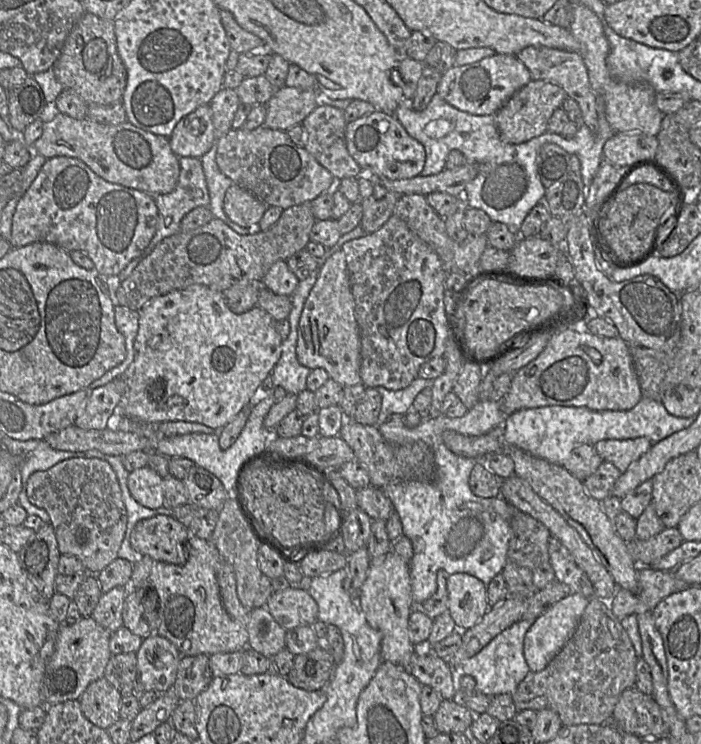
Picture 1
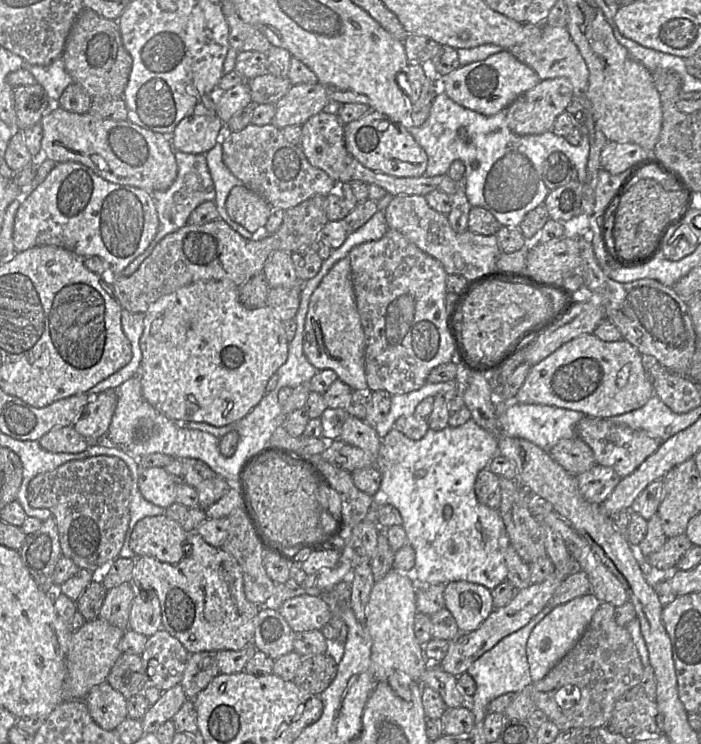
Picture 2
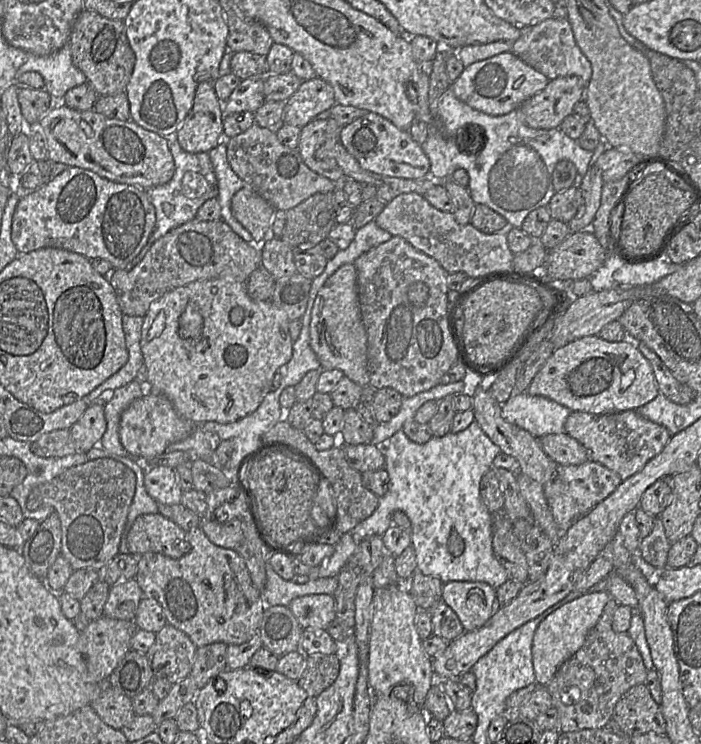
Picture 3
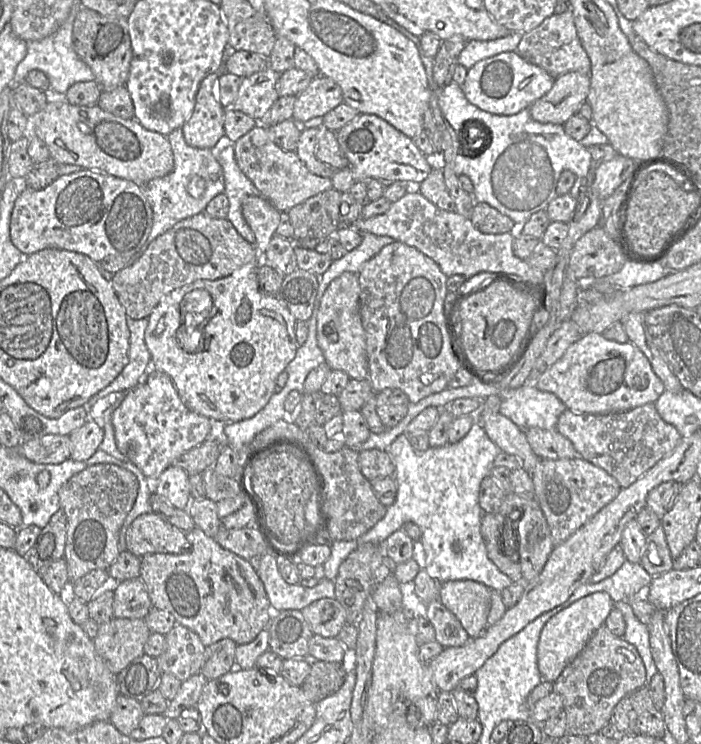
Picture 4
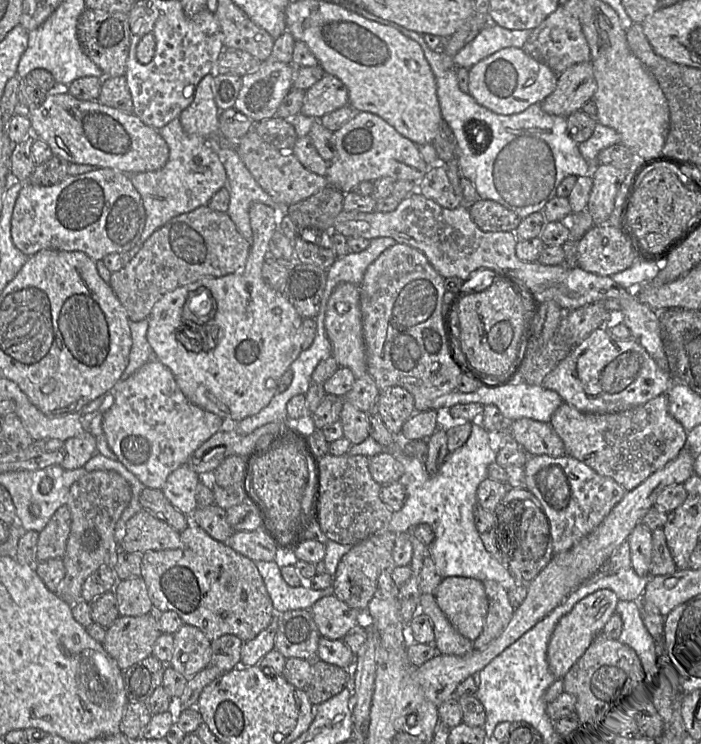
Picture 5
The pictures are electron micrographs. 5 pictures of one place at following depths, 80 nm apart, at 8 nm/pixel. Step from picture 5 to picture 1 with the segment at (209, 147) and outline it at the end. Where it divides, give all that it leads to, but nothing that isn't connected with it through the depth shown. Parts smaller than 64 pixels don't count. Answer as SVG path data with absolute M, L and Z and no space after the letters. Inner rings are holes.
M179 157L179 165L180 174L175 189L167 194L153 196L158 208L158 229L148 246L140 254L143 255L143 259L147 257L154 250L155 246L164 238L181 231L180 224L187 213L199 206L209 207L210 195L201 159L193 157Z

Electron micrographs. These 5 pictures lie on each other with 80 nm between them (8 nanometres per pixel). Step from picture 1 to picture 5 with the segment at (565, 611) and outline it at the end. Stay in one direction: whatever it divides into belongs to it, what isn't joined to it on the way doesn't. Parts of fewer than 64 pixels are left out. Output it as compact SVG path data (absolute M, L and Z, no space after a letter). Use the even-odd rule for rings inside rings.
M598 590L577 602L572 610L560 619L547 649L549 669L556 679L562 679L584 654L593 639L602 633L605 624L616 613L618 601L619 599L613 591Z

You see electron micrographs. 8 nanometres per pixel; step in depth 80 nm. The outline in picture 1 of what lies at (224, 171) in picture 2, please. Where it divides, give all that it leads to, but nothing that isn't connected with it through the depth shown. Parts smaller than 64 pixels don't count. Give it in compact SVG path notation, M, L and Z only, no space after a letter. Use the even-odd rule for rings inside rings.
M218 140L214 142L210 151L200 159L206 178L206 184L210 195L209 208L215 218L222 220L232 230L240 235L248 235L249 229L234 223L224 212L224 196L227 189L232 186L233 181L223 174L216 163L216 153L218 150Z

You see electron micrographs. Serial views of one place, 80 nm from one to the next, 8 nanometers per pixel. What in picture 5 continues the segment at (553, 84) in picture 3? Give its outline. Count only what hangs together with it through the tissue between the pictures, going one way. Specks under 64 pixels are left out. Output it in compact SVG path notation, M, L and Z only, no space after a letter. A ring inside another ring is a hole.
M590 61L571 66L558 75L555 90L540 102L544 112L568 118L592 100L597 89Z

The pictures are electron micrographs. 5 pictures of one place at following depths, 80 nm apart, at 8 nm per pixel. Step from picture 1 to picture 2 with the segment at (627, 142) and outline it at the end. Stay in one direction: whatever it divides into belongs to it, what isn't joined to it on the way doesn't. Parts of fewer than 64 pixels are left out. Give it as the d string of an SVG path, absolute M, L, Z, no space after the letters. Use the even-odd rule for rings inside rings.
M609 141L601 152L601 168L617 175L638 160L649 156L655 155L638 144Z

